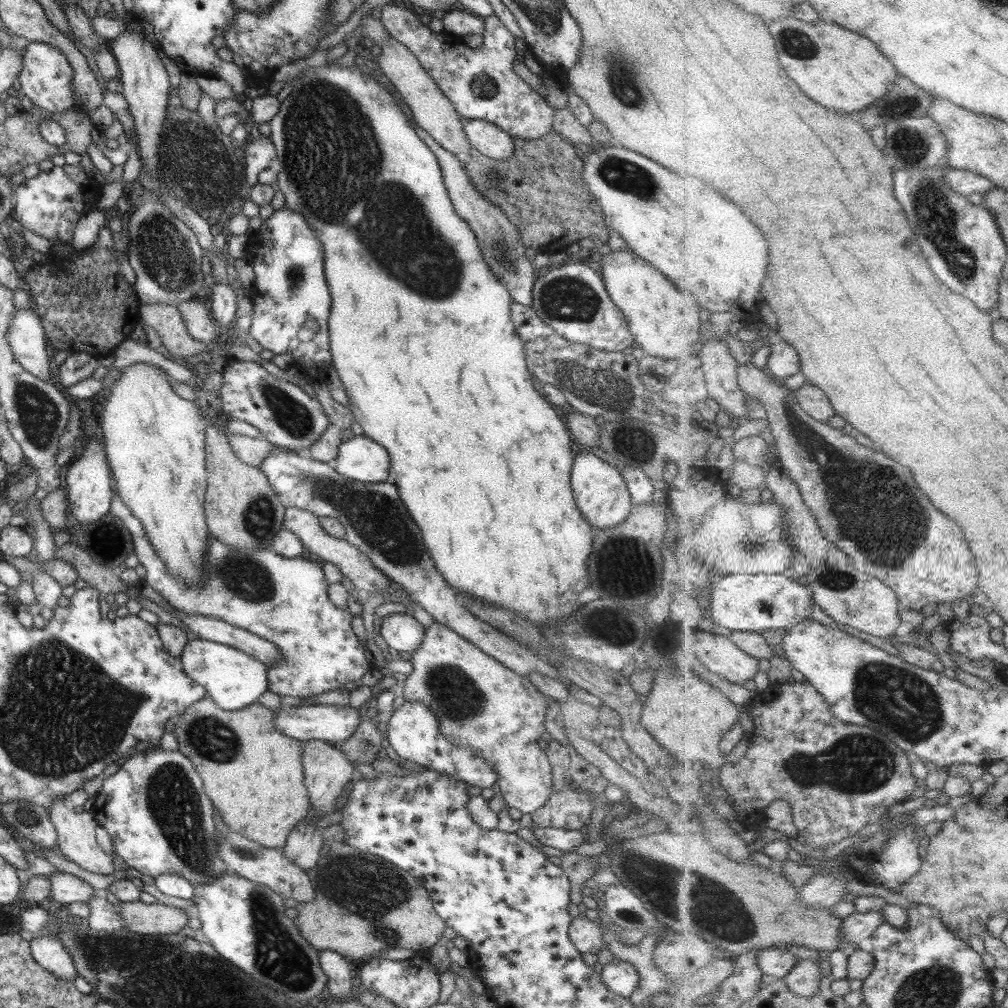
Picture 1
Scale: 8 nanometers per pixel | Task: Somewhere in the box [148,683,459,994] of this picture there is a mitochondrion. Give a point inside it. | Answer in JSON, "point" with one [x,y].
{"point":[391,890]}

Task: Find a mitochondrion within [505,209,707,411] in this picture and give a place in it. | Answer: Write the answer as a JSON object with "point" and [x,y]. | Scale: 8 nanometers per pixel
{"point":[567,300]}

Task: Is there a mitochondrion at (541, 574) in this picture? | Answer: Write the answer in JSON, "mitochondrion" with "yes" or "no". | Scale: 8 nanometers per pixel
{"mitochondrion":"no"}

